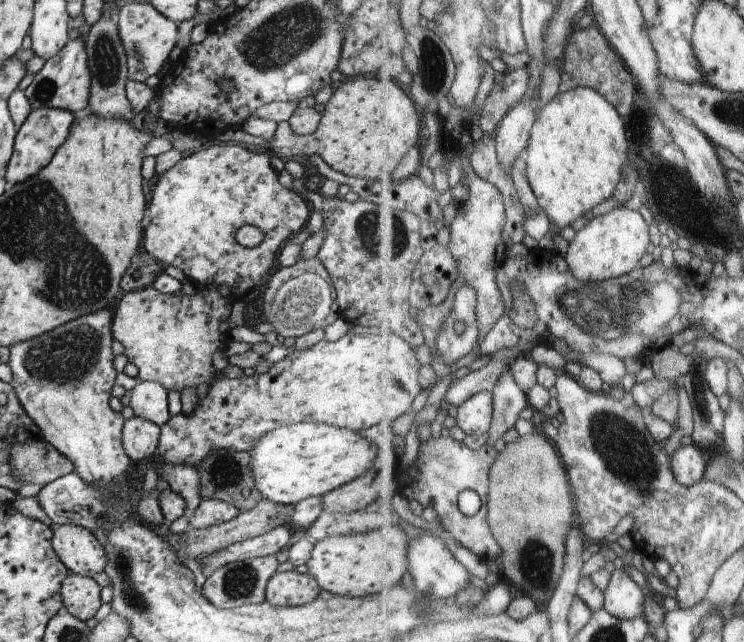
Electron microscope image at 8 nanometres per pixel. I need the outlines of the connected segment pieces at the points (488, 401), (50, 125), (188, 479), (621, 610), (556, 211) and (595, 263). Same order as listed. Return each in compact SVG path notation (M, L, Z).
M482 391L459 407L458 424L467 434L489 435L496 411L495 392Z
M48 107L32 110L24 124L17 129L12 158L8 162L5 174L6 182L20 184L36 176L42 168L46 168L56 154L56 150L64 144L74 120L71 112L59 108Z
M160 462L157 471L159 476L169 483L170 489L184 498L186 510L183 515L189 520L203 501L200 496L200 478L197 469L176 464L162 465Z
M626 568L614 572L611 587L606 592L606 608L621 617L622 620L634 620L644 617L646 589L631 575Z
M580 87L561 94L546 106L546 110L539 115L538 122L534 126L531 145L526 150L529 154L529 174L540 198L540 207L548 213L552 224L560 230L572 226L578 218L594 210L598 204L610 200L618 184L622 182L622 172L626 170L630 162L630 138L626 120L617 105L602 92L595 88Z
M623 204L611 213L606 212L596 217L579 231L576 240L570 242L566 254L574 276L580 280L596 280L599 283L607 280L611 283L640 267L642 258L648 254L652 244L652 226L646 214L648 212L644 210L634 210Z

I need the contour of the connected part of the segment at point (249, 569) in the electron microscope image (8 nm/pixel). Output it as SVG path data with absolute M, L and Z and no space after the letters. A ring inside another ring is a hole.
M276 555L252 557L242 562L233 562L218 568L207 576L203 584L202 594L216 608L233 609L250 604L260 604L265 601L265 588L278 568Z

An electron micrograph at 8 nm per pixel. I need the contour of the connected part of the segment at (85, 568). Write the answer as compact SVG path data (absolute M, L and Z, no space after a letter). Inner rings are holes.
M60 524L53 530L51 541L54 552L71 574L94 578L104 572L106 552L88 528Z

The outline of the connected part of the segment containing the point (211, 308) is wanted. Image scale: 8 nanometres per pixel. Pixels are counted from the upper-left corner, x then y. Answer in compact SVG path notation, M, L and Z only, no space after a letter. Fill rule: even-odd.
M150 285L142 290L126 292L122 300L118 302L116 314L113 314L112 335L114 340L119 340L124 346L123 354L128 358L128 362L138 368L137 378L140 381L160 382L167 391L178 390L181 392L186 386L200 386L200 384L210 385L213 378L219 373L214 366L214 352L226 347L230 338L227 333L222 335L220 323L228 319L232 312L234 302L228 299L218 290L197 290L196 294L162 294Z

